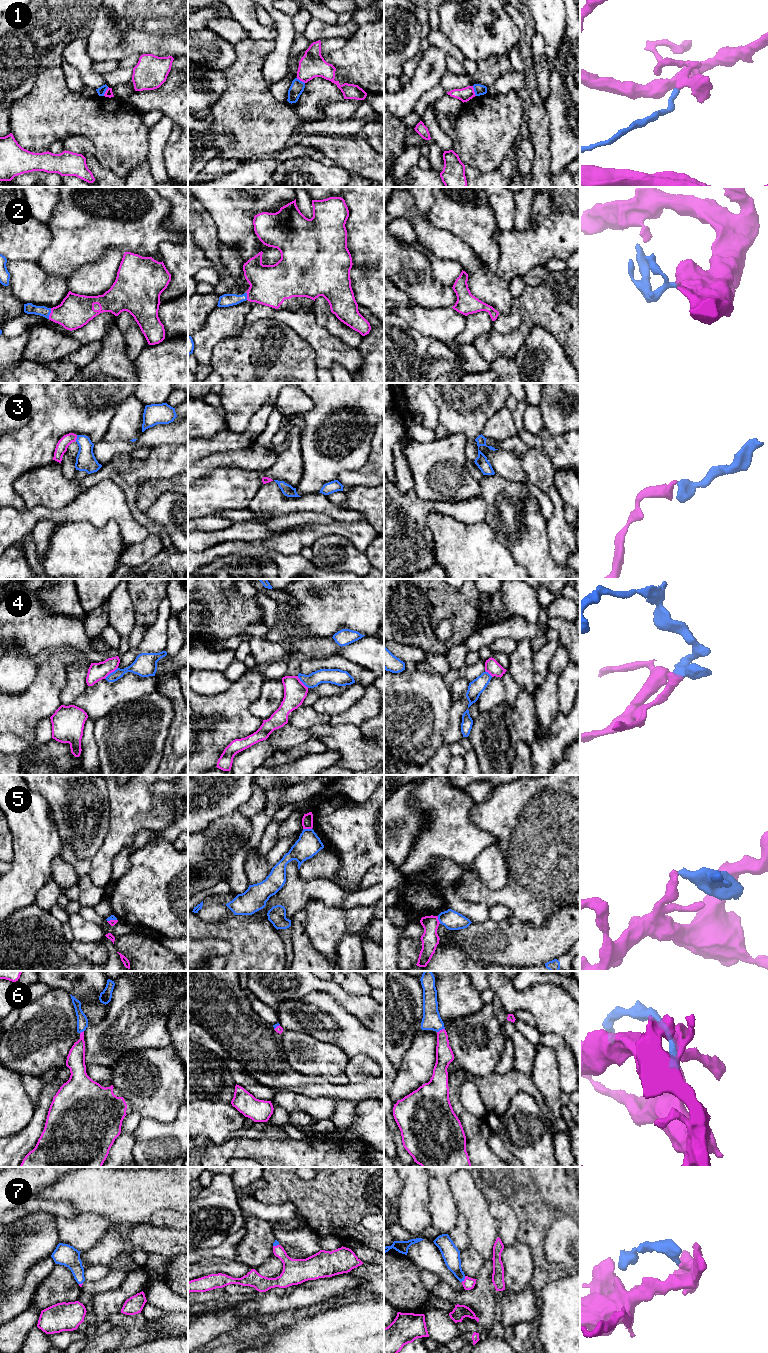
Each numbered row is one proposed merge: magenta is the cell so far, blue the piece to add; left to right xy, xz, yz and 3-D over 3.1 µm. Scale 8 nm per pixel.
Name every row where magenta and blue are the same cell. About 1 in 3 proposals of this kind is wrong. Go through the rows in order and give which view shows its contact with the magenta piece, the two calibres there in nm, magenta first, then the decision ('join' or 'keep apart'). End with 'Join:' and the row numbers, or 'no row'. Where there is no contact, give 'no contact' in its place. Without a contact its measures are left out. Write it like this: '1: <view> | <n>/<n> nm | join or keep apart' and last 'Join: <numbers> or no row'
1: yz | 110/90 nm | keep apart
2: xy | 260/90 nm | join
3: xy | 90/160 nm | join
4: xy | 140/140 nm | keep apart
5: xz | 100/190 nm | keep apart
6: yz | 140/150 nm | join
7: yz | 90/140 nm | join
Join: 2, 3, 6, 7

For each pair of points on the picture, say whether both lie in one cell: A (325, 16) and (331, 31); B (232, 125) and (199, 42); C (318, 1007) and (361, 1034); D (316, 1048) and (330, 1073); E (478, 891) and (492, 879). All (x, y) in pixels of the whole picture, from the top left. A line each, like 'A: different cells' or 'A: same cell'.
A: different cells
B: different cells
C: same cell
D: same cell
E: different cells

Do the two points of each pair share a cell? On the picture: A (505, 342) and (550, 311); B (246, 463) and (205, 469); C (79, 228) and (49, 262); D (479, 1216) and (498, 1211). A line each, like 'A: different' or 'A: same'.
A: same
B: same
C: same
D: different

